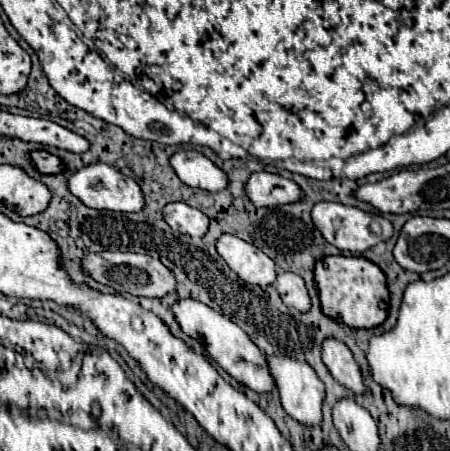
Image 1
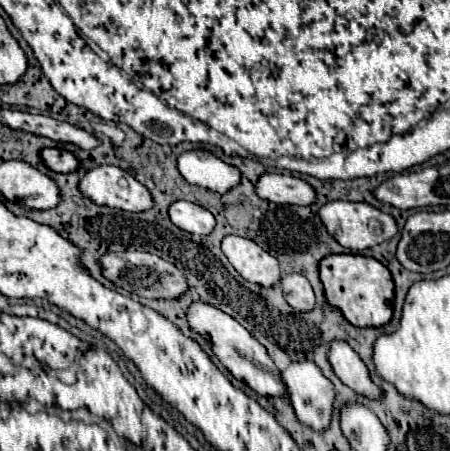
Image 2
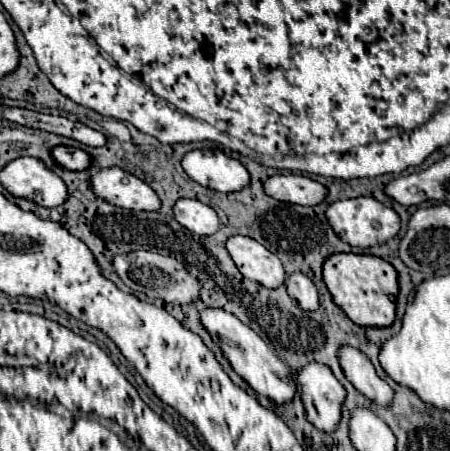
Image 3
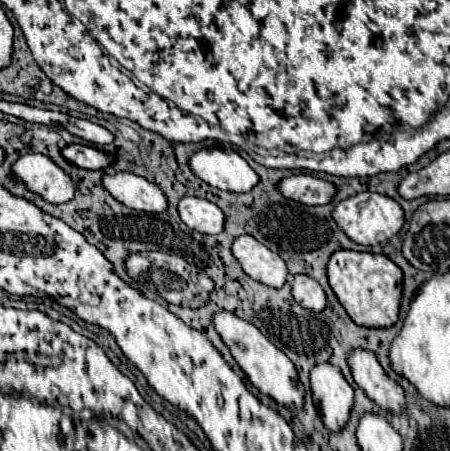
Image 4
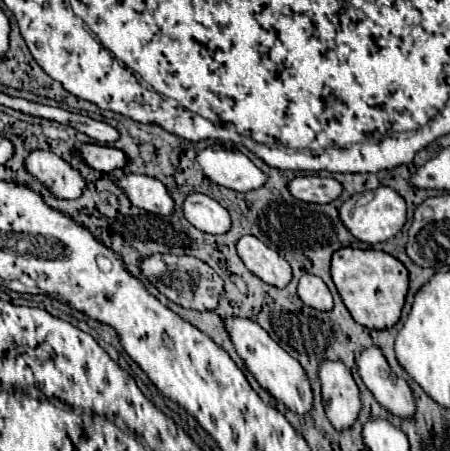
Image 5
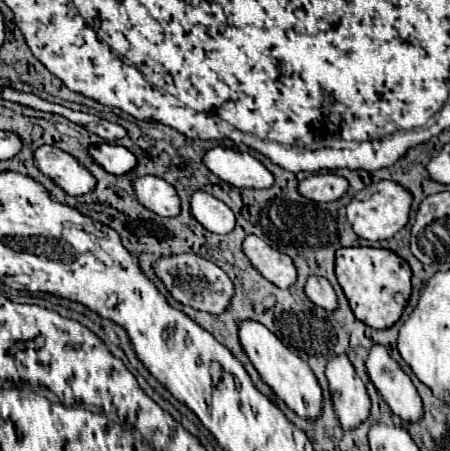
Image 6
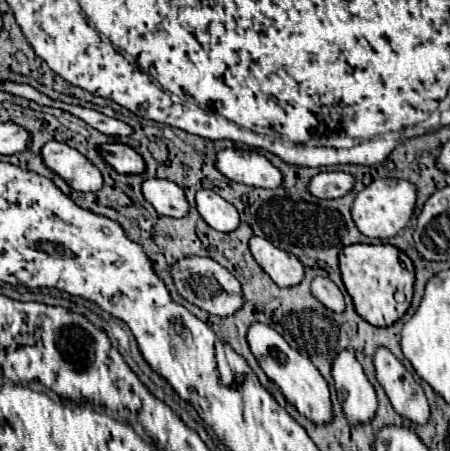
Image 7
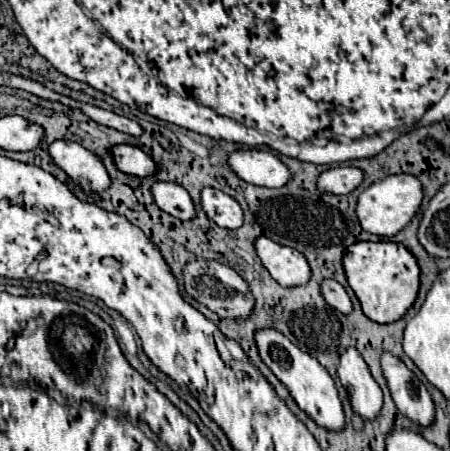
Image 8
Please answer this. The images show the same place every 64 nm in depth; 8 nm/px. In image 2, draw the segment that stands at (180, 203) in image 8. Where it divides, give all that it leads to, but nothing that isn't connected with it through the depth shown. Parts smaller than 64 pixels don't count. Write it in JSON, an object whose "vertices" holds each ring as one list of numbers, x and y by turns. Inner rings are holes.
{"vertices":[[96,166,88,170,78,188,88,200,100,206,110,206,128,212,144,212,152,208,150,192,128,172,118,166]]}

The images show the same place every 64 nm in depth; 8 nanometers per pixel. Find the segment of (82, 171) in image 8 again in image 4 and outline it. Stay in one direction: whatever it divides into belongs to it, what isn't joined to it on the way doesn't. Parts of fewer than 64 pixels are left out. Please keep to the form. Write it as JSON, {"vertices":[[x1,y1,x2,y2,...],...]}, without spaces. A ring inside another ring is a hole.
{"vertices":[[42,154,18,158,10,168,10,176,50,204,62,204,74,198,76,188,70,176]]}

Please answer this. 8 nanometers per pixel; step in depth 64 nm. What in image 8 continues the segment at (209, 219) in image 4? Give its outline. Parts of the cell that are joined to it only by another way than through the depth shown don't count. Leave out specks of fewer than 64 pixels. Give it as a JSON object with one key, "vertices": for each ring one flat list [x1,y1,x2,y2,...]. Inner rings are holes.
{"vertices":[[204,188,200,196,202,196,202,208,206,216,212,222,216,222,216,226,228,228,228,230,240,228,244,216,242,216,242,208,234,198,230,198,228,194,216,188]]}

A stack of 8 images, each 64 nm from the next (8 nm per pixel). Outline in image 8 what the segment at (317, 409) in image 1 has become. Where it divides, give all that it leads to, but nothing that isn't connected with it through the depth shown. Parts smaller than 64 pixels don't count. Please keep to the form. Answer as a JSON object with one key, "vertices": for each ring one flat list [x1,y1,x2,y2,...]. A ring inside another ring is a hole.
{"vertices":[[348,348,342,352,338,364,338,378,342,388,346,388,348,392,354,414,366,420,376,418,382,408,382,390,374,382,368,366,364,364,356,348]]}

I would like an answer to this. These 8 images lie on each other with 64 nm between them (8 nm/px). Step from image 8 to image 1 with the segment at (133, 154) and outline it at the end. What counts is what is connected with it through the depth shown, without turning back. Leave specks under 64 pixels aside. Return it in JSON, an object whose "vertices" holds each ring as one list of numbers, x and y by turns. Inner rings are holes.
{"vertices":[[38,150,38,152,32,152,30,154,30,160,32,160,32,166,40,172,40,174,58,174,58,172,62,172,62,162,56,158,56,156,52,156,52,154,48,154,48,152,44,152,44,150]]}

